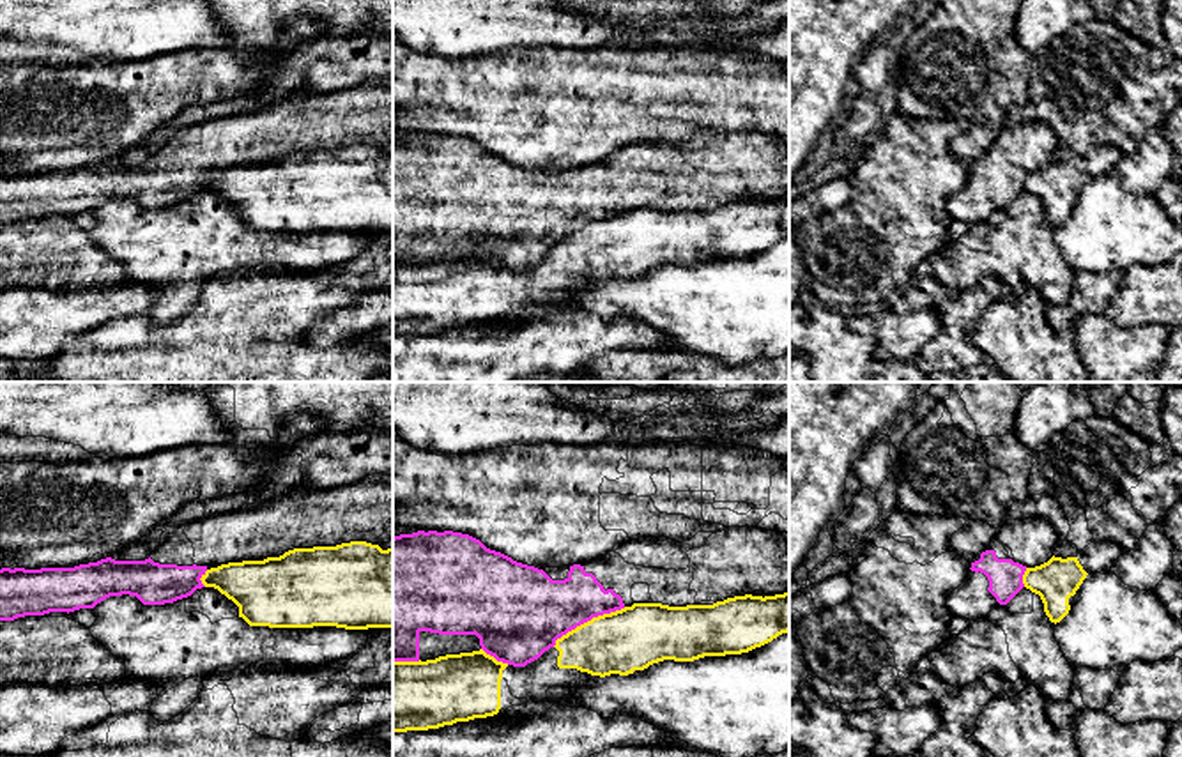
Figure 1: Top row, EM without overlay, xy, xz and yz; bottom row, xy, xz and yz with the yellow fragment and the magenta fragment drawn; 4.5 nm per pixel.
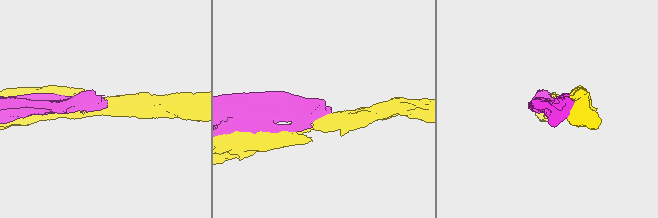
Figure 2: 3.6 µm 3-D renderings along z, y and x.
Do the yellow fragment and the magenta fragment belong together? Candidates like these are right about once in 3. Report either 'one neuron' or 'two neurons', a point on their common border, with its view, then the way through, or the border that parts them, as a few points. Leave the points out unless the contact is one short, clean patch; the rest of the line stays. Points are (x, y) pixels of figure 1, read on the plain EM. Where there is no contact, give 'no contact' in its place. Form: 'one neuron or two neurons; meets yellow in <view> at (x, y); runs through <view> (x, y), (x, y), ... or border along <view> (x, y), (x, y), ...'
two neurons; meets yellow in xz at (588, 225)

